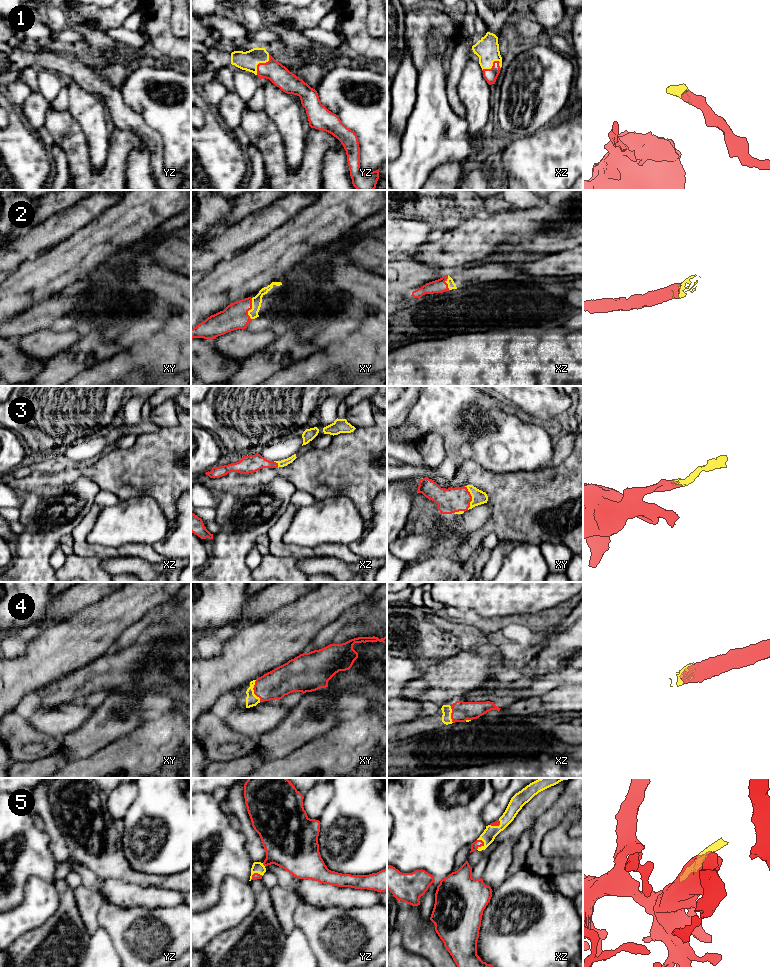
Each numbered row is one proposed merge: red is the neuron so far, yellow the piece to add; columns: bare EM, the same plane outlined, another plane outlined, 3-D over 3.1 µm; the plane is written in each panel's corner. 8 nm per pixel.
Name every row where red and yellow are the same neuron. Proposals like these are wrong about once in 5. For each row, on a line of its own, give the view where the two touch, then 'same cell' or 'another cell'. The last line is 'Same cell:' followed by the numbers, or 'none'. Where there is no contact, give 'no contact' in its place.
1: xz | same cell
2: xy | same cell
3: xy | same cell
4: xy | same cell
5: xz | same cell
Same cell: 1, 2, 3, 4, 5

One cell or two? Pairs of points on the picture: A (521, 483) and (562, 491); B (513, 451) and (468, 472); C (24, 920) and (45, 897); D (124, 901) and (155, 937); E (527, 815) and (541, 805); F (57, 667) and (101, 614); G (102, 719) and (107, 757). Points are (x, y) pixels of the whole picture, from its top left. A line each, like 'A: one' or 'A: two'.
A: one
B: two
C: one
D: two
E: one
F: one
G: two

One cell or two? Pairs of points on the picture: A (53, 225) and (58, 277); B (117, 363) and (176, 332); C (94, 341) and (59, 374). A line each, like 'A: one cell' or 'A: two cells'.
A: two cells
B: one cell
C: one cell

